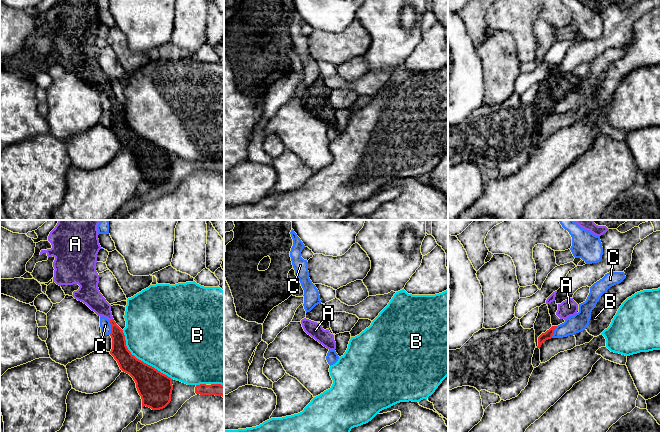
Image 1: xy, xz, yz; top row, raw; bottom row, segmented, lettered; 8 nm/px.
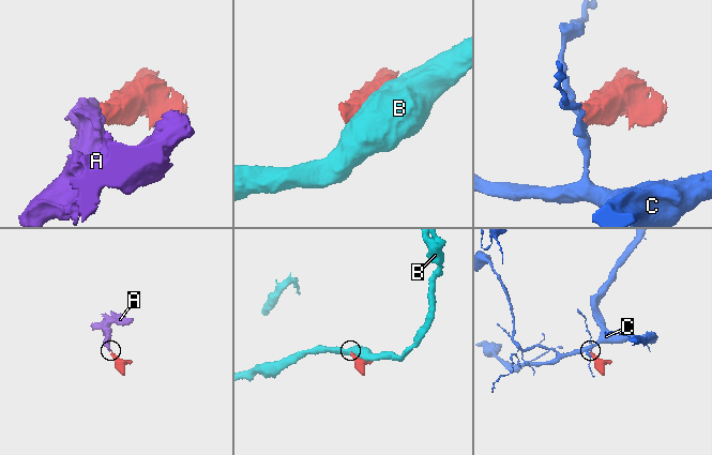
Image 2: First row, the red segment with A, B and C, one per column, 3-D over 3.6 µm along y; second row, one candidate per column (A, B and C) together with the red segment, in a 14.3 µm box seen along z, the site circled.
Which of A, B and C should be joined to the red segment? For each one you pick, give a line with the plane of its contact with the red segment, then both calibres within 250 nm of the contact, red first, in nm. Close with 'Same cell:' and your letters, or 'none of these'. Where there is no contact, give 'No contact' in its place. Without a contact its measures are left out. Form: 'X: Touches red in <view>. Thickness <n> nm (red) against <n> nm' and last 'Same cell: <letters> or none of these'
A: Touches red in xy. Thickness 130 nm (red) against 160 nm
Same cell: A

